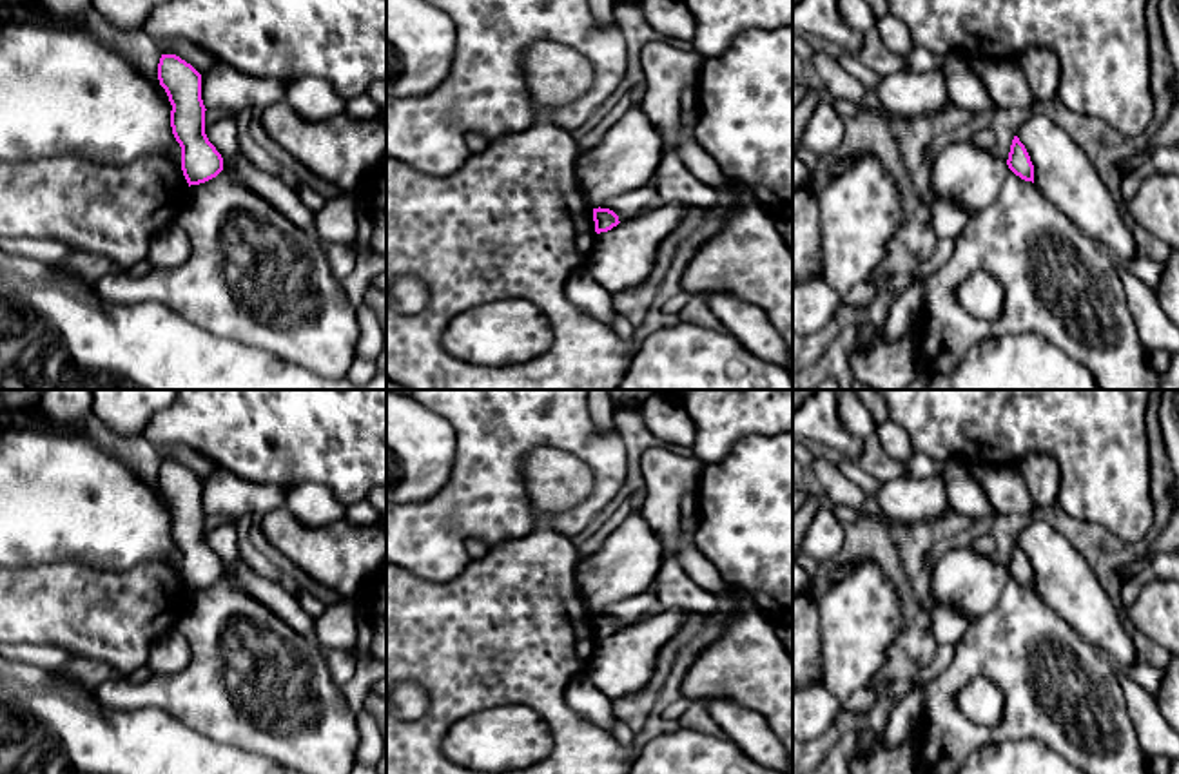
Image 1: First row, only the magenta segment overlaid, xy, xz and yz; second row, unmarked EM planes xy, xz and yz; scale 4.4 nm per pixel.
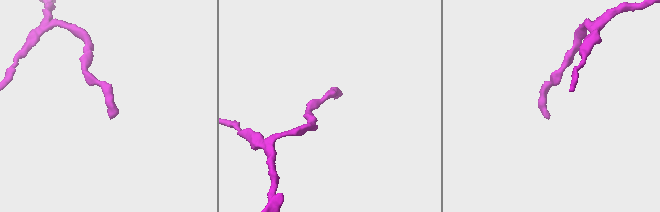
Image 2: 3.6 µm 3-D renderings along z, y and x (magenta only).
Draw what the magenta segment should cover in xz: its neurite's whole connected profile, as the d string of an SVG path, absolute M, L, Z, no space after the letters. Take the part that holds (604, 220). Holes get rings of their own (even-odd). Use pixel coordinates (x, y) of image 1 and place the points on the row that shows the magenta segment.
M600 207L593 208L593 221L595 221L595 232L597 234L608 232L620 223L619 216L613 210L600 208Z

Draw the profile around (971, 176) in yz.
M972 140L949 141L931 163L931 189L974 216L996 201L1008 172L1007 161Z

